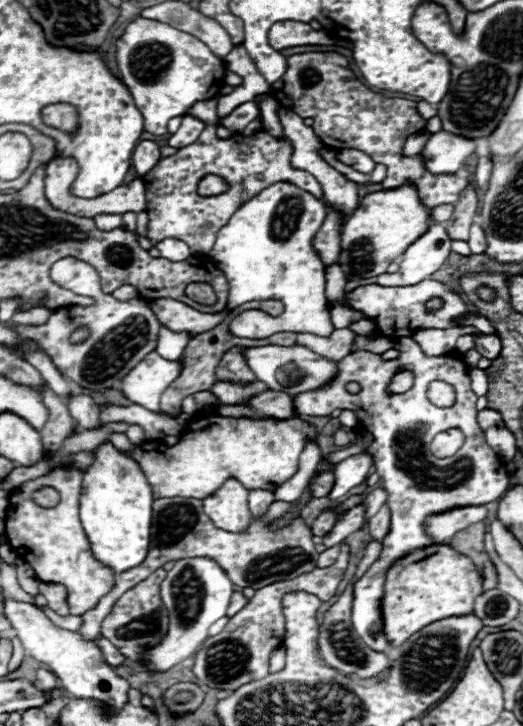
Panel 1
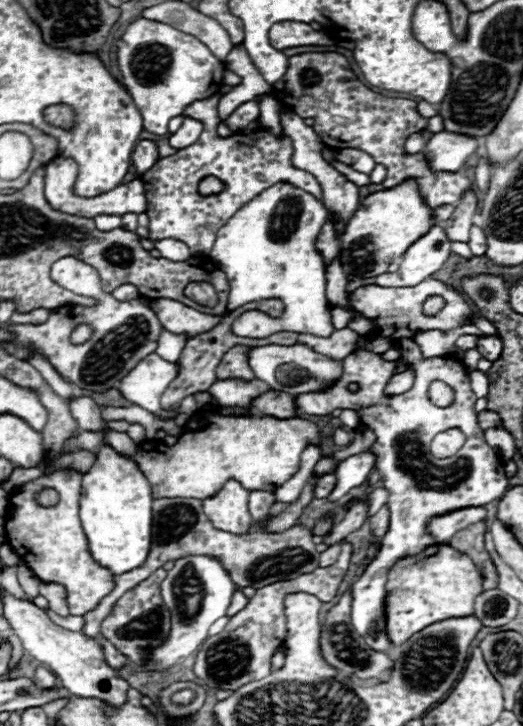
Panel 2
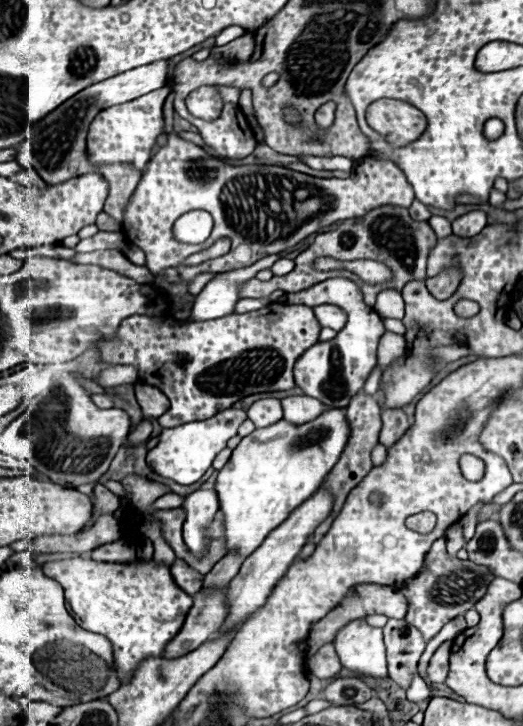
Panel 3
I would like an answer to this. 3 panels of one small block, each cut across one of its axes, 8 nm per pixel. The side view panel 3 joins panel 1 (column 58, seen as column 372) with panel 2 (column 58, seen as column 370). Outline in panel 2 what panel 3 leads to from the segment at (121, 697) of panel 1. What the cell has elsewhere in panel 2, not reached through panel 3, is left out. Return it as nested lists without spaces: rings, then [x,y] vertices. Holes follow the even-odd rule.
[[[4,594],[4,618],[8,618],[12,630],[22,642],[22,648],[36,658],[38,662],[44,662],[44,666],[60,678],[60,684],[76,698],[98,698],[104,700],[116,708],[120,708],[126,698],[130,684],[120,678],[106,662],[104,654],[100,650],[100,644],[96,640],[84,638],[80,632],[70,632],[60,626],[56,626],[38,606],[30,602],[14,600],[12,596]]]

